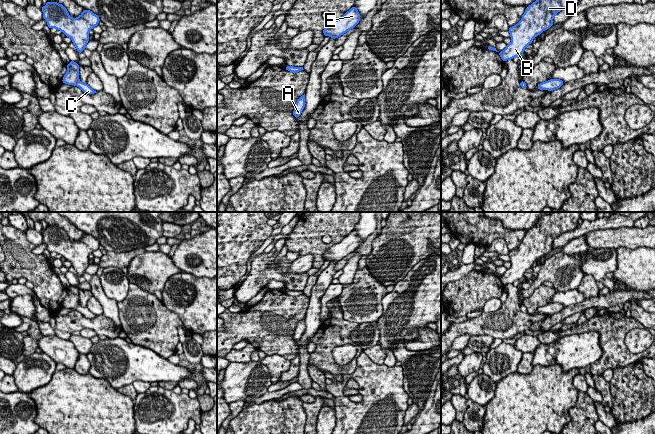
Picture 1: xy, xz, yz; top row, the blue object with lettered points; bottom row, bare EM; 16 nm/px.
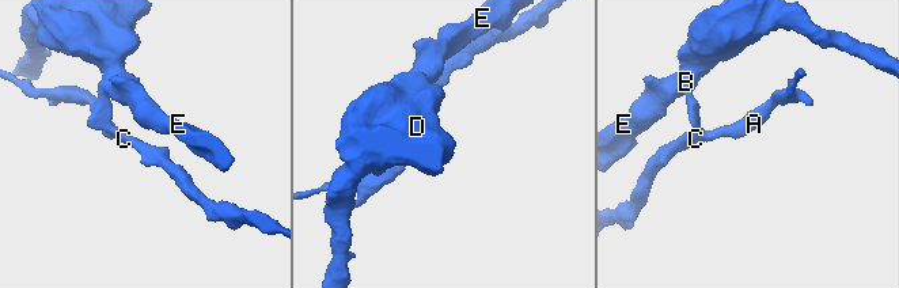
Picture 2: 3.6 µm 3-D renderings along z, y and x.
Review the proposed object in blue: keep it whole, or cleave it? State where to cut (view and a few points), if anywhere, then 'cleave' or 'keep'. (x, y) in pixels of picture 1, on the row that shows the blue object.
xy (79, 80), (76, 85) | cleave

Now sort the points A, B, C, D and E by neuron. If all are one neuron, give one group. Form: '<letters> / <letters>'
A C / B D E

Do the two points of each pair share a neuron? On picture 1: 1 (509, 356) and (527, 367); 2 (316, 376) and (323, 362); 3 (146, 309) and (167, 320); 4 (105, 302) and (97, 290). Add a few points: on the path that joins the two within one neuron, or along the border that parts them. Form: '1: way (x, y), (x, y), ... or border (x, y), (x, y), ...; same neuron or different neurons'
1: border (523, 353), (516, 371); different neurons
2: border (309, 363), (323, 372); different neurons
3: way (151, 314), (157, 320), (162, 320); same neuron
4: way (103, 299), (98, 293); same neuron

